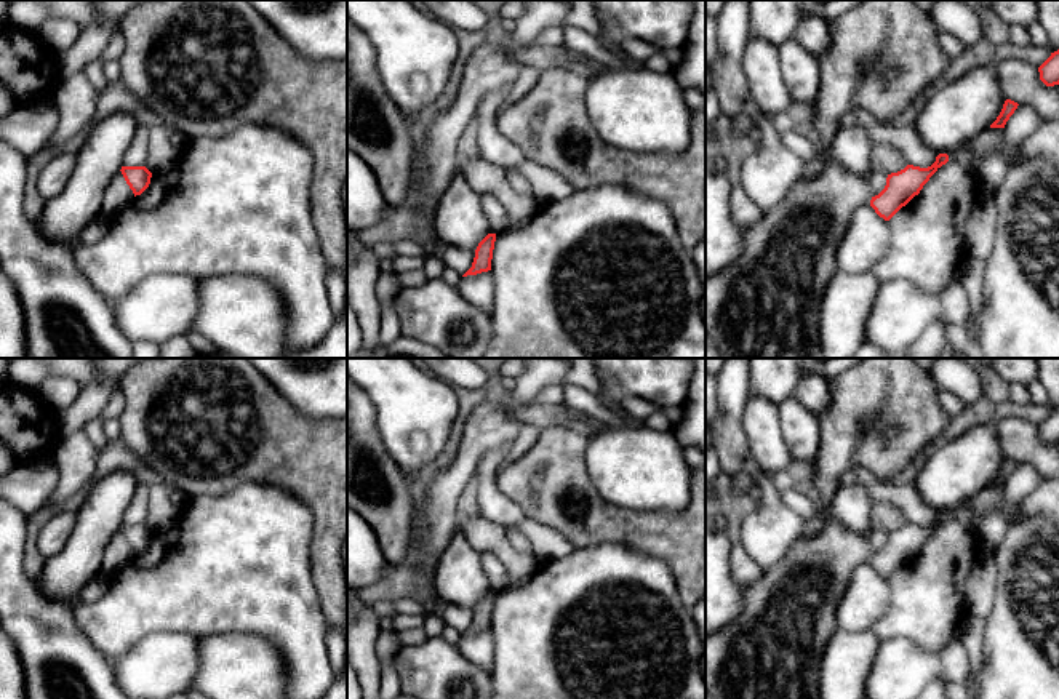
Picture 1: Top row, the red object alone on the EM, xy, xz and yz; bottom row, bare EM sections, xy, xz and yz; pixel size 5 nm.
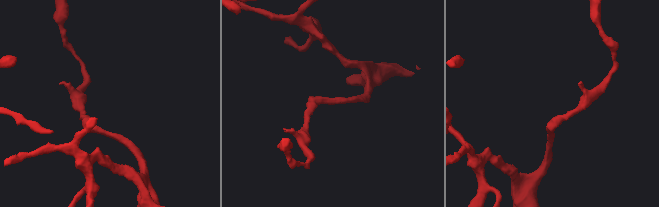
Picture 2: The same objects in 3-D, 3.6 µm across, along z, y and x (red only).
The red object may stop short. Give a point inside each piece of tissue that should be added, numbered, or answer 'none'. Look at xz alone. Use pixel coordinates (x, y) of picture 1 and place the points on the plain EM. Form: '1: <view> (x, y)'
none

